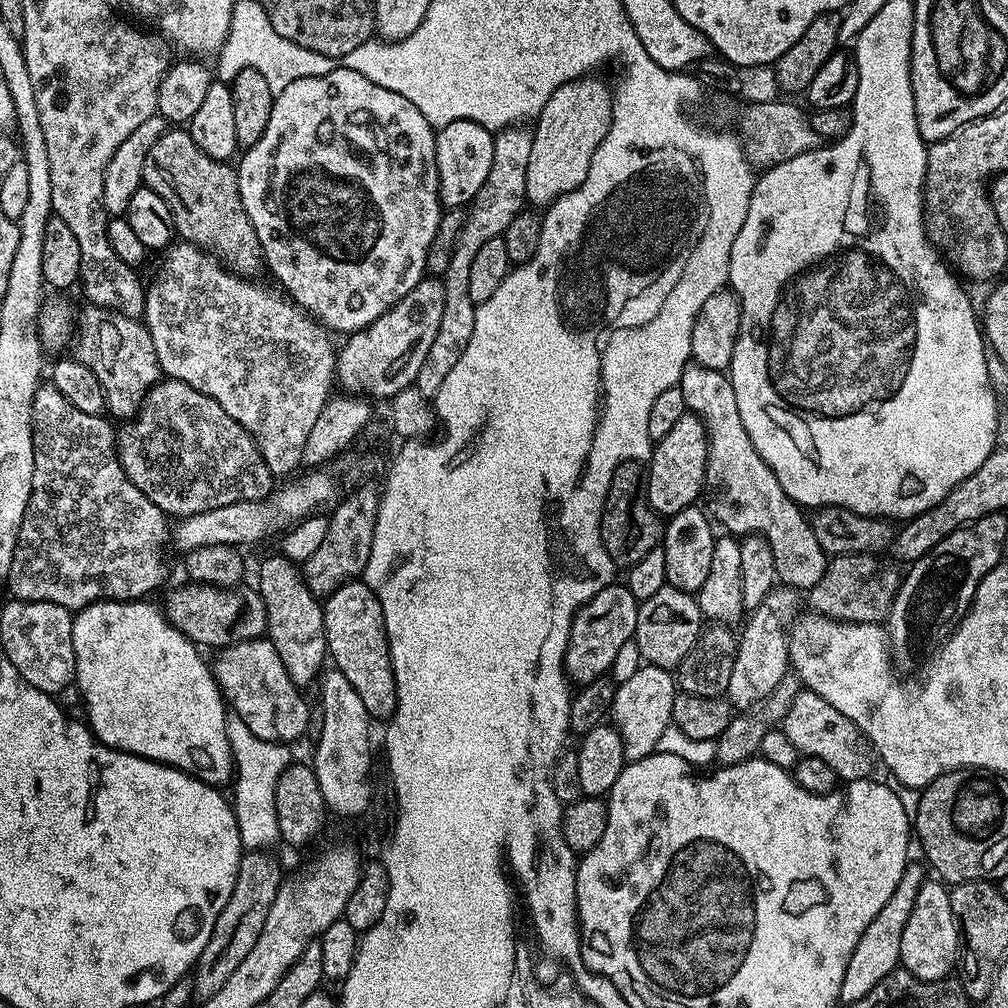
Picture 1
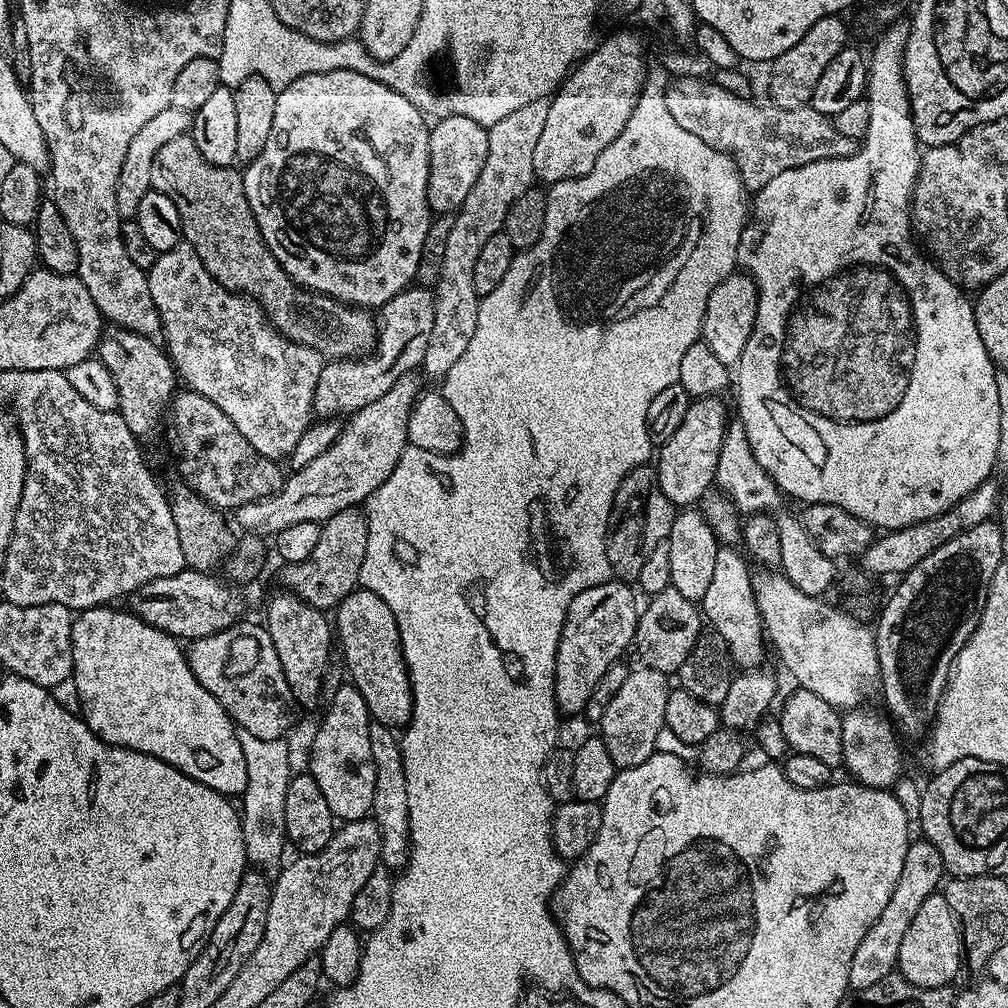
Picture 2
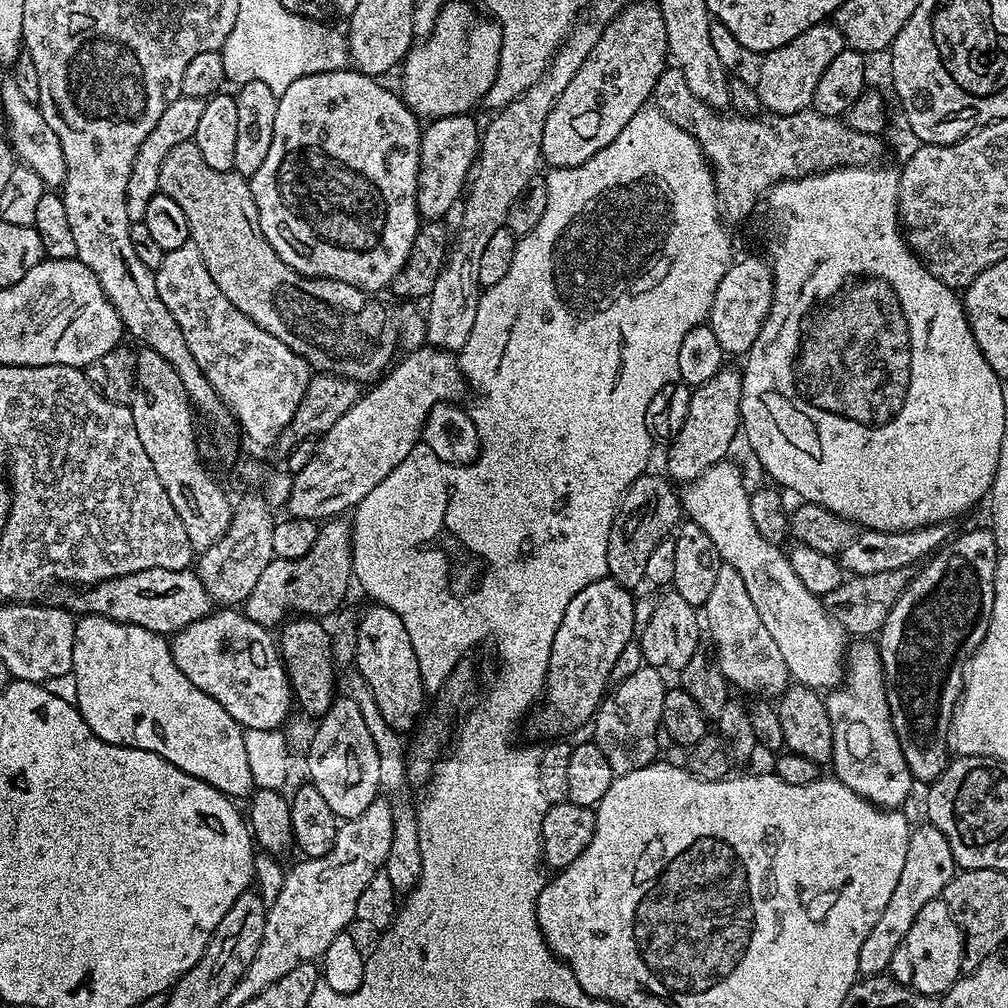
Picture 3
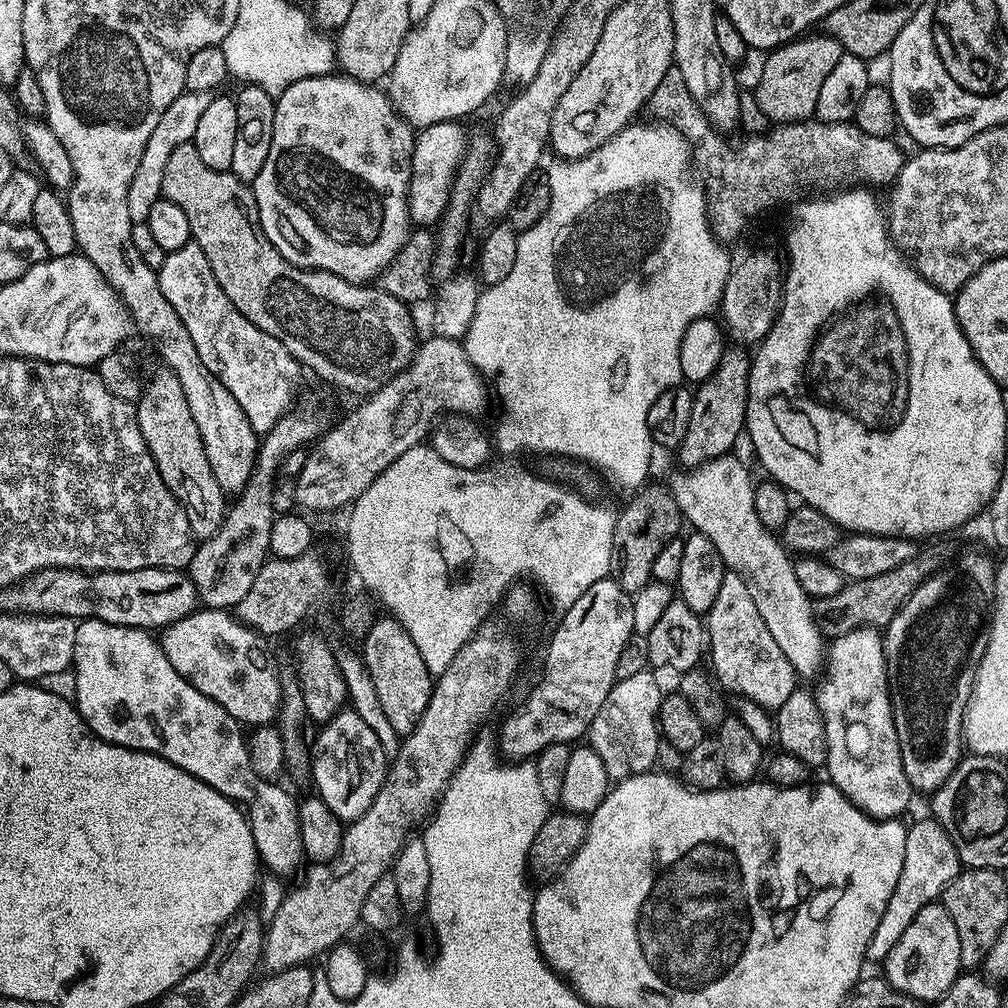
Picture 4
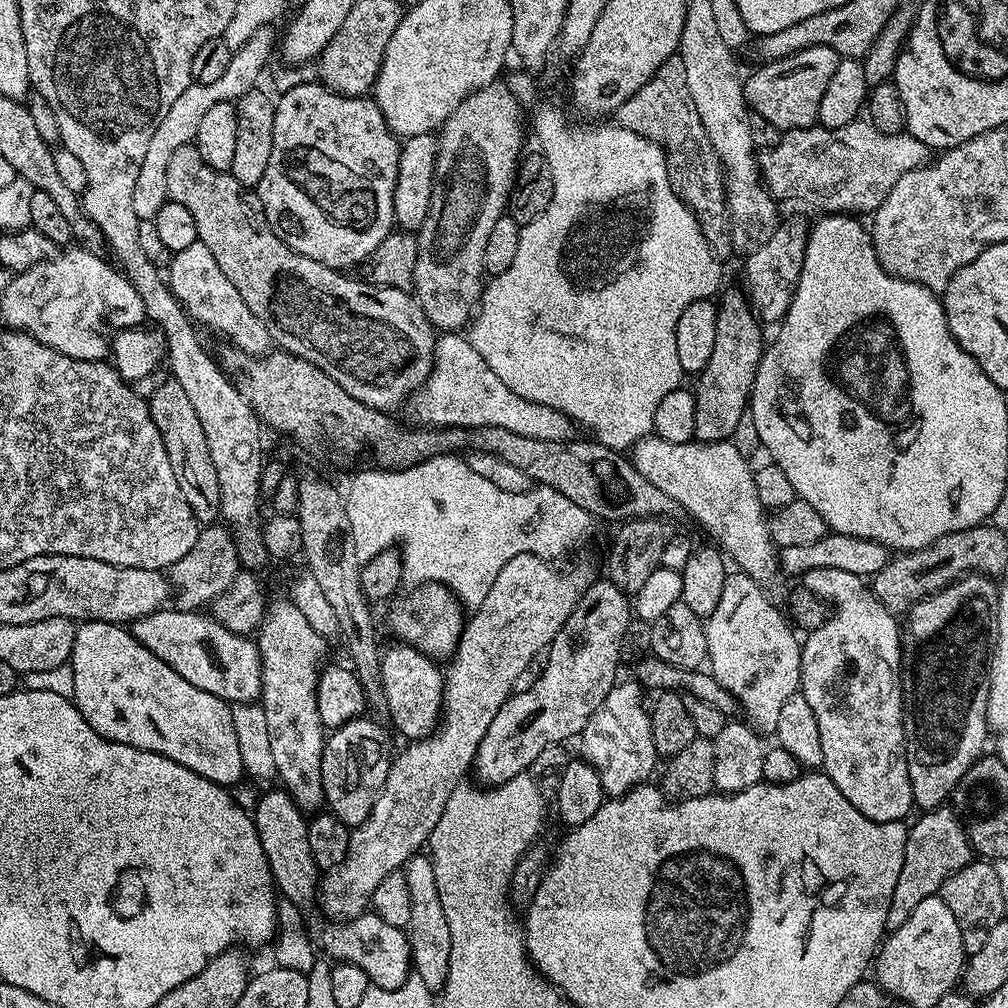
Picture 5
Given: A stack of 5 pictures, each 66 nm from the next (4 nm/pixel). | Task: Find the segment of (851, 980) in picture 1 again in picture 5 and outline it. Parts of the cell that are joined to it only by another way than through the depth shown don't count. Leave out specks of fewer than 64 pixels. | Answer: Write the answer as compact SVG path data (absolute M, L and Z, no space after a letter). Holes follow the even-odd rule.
M945 806L925 811L913 824L910 824L906 838L906 850L902 858L902 871L898 873L898 886L894 886L894 898L890 898L889 929L893 930L902 926L902 922L906 922L906 918L910 918L910 914L914 914L914 906L918 906L918 902L922 902L922 898L937 895L942 882L946 882L946 878L950 878L950 874L954 874L958 870L962 870L962 866L972 863L974 849L972 841L968 838L965 821L963 819L960 821L950 809L951 807Z

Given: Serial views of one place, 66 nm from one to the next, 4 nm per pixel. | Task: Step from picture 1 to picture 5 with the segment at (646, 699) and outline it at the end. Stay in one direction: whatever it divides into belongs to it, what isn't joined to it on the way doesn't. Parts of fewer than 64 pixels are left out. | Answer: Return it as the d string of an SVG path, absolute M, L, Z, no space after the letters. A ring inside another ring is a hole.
M617 683L610 694L606 694L606 702L602 702L598 710L594 710L590 722L586 722L584 727L582 756L590 766L594 766L594 770L598 770L605 797L624 796L631 788L640 787L651 777L648 775L658 763L652 737L652 717L646 707L646 700L644 704L643 694L645 695L639 683Z

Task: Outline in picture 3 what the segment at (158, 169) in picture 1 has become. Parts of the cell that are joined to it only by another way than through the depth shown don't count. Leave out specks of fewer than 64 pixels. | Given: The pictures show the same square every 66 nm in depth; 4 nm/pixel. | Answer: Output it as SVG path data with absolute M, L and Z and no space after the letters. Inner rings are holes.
M191 139L177 144L166 154L159 174L159 186L161 192L173 198L185 211L189 239L198 246L214 286L218 286L218 290L222 290L222 294L226 294L226 298L230 298L230 302L238 306L246 318L266 330L266 334L274 334L278 342L290 346L290 350L294 350L294 354L301 356L316 372L328 372L331 376L341 376L368 386L389 371L390 365L397 359L398 349L398 324L393 313L391 316L384 309L380 298L360 288L346 286L337 280L304 276L286 266L286 262L278 258L274 246L266 242L266 234L262 234L258 206L254 206L252 186L245 177L239 176L235 170L223 172L211 169L199 153L196 142Z

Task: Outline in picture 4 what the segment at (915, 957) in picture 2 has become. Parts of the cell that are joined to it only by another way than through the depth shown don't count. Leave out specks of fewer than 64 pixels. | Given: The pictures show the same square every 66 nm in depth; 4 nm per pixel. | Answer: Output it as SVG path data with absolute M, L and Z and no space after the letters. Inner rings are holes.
M943 903L928 904L922 910L918 910L914 922L910 922L910 926L906 926L906 930L902 933L902 938L898 938L894 950L890 950L890 954L882 961L882 968L884 968L883 979L902 994L913 996L915 1000L921 1002L927 1002L927 1000L935 1002L943 998L946 990L950 990L950 986L962 972L960 951L958 950L958 929L954 926L954 918L950 918L950 914L944 909Z

